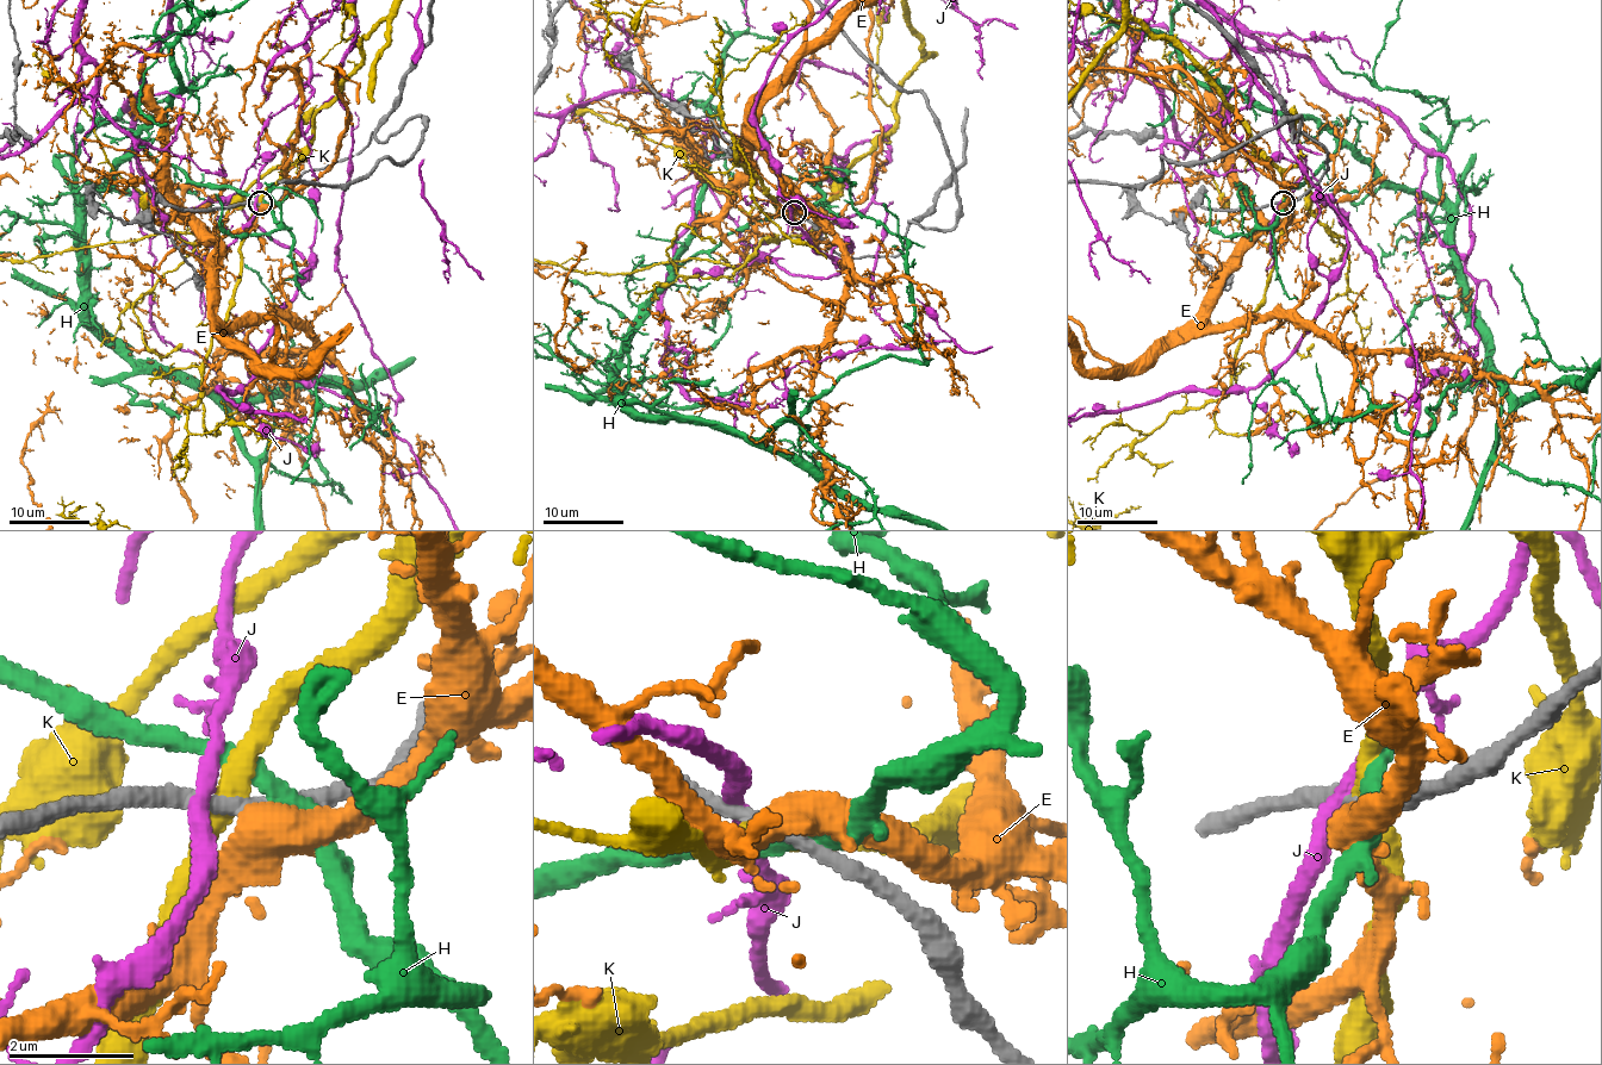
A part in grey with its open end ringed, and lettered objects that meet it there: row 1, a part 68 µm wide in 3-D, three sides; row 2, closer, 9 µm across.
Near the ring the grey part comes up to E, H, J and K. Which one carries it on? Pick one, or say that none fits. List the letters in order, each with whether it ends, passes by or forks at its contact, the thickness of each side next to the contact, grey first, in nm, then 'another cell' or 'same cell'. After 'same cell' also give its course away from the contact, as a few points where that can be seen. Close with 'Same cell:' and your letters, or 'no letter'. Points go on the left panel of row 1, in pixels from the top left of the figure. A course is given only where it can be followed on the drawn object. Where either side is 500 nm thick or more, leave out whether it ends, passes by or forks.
E: it passes by | 240/480 nm | another cell
H: it passes by | 240/320 nm | another cell
J: it passes by | 240/280 nm | another cell
K: it passes by | 240/320 nm | same cell
Same cell: K

